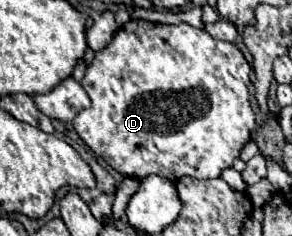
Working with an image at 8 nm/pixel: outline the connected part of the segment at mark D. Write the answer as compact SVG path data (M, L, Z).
M129 20L87 68L81 84L91 98L91 106L73 118L73 126L83 142L123 176L143 180L157 174L171 182L183 176L219 178L239 158L257 126L249 106L249 76L251 66L241 50L231 42L215 40L203 28Z

